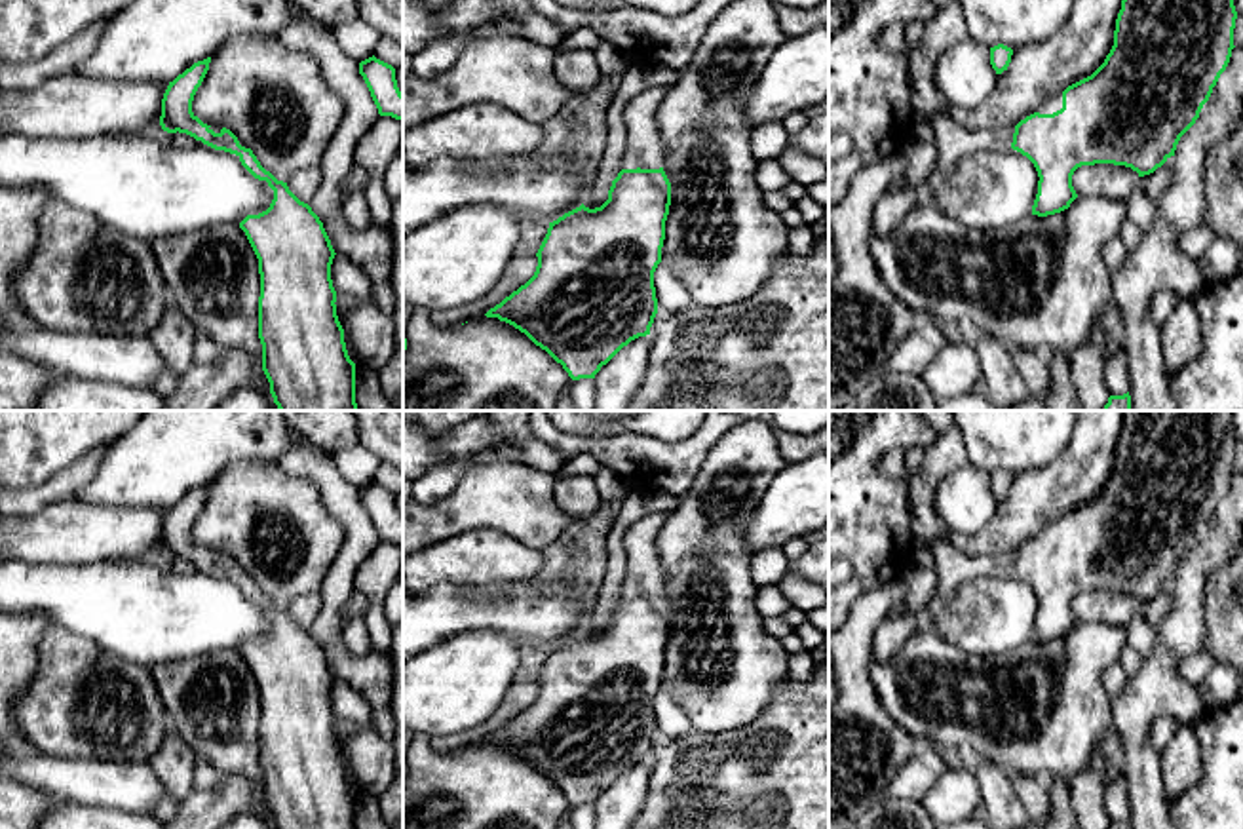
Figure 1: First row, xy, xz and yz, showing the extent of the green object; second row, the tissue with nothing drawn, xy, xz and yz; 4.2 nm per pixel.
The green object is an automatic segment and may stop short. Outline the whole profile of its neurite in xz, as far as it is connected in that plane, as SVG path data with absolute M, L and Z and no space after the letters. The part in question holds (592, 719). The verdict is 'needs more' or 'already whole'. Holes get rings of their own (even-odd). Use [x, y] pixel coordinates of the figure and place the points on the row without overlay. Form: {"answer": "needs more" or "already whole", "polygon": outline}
{"answer": "needs more", "polygon": "M665 511L646 515L625 532L625 580L608 626L595 635L582 629L549 648L534 702L485 740L525 759L572 806L595 804L623 772L650 761L658 740L654 698L661 688L671 608L663 597L656 538L667 517Z"}

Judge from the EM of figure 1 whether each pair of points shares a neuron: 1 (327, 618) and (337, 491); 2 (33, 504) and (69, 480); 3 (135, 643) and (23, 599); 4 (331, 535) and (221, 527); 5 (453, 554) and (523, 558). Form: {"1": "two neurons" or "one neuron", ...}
{"1": "one neuron", "2": "one neuron", "3": "one neuron", "4": "one neuron", "5": "one neuron"}

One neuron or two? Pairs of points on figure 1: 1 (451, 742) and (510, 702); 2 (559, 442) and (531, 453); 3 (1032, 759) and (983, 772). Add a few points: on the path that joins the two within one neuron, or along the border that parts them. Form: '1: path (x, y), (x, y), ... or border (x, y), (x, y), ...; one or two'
1: path (466, 738), (483, 731), (498, 717); one
2: border (531, 430), (567, 459); two
3: border (970, 755), (993, 761), (1006, 771); two

